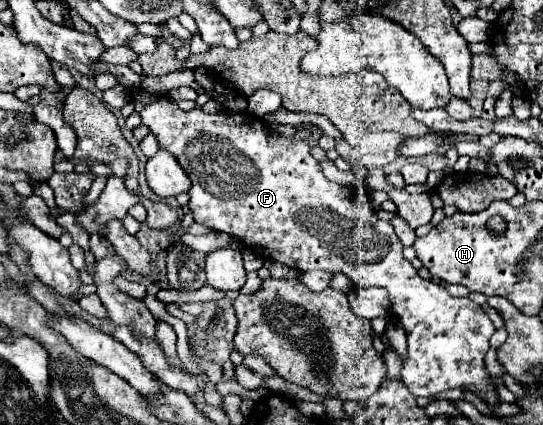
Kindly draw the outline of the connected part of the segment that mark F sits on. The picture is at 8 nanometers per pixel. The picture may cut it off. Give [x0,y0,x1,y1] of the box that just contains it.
[133,95,497,409]

